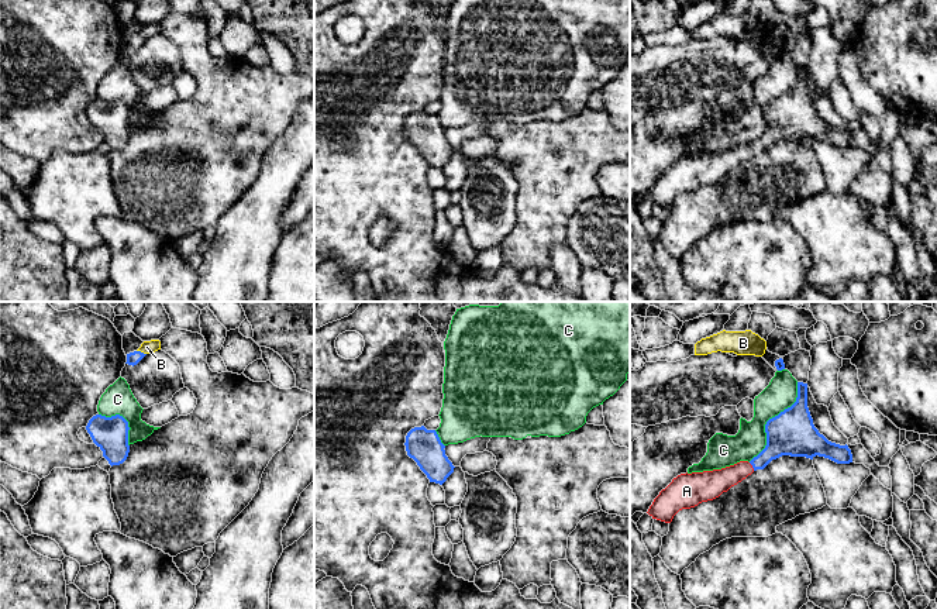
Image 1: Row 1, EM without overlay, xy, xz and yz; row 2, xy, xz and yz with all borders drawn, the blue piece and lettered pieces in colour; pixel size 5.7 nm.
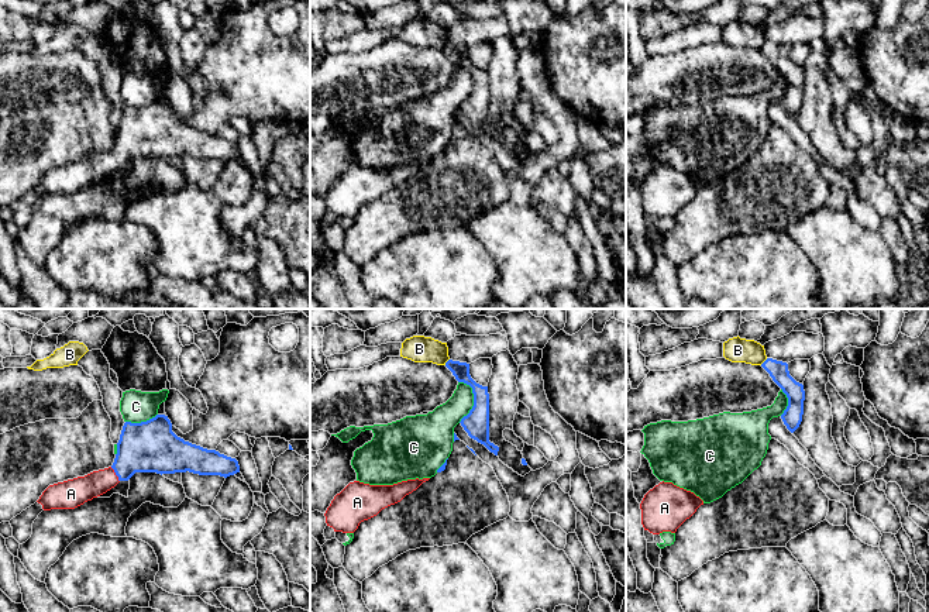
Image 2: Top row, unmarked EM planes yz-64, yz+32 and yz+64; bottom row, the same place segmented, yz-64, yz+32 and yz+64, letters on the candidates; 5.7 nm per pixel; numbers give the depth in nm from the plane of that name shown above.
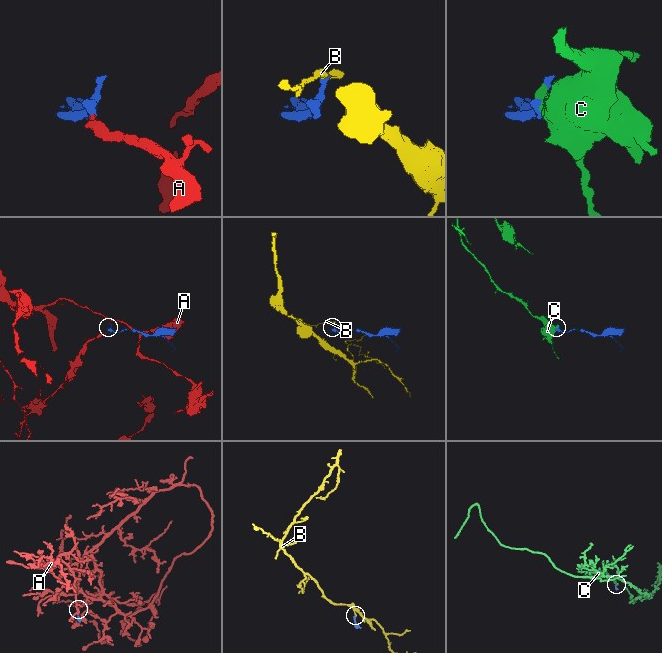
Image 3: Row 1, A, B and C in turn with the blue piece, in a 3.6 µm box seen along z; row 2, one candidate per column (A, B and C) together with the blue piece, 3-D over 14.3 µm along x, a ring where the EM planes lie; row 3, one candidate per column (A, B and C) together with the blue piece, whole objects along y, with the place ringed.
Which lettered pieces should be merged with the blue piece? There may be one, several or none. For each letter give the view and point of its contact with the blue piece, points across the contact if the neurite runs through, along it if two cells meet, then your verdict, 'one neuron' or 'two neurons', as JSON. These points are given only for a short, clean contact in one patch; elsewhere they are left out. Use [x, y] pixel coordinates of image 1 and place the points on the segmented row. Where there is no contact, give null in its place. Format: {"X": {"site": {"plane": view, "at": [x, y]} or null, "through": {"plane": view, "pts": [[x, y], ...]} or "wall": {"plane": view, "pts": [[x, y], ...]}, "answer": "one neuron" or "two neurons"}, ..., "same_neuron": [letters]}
{"A": {"site": {"plane": "yz", "at": [753, 467]}, "through": {"plane": "yz", "pts": [[784, 436], [753, 467], [743, 468], [715, 482]]}, "answer": "one neuron"}, "B": {"site": {"plane": "xy", "at": [140, 351]}, "wall": {"plane": "xy", "pts": [[137, 350], [145, 354]]}, "answer": "two neurons"}, "C": {"site": {"plane": "yz", "at": [770, 419]}, "answer": "two neurons"}, "same_neuron": ["A"]}

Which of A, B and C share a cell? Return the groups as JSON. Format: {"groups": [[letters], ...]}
{"groups": [["A"], ["B"], ["C"]]}

